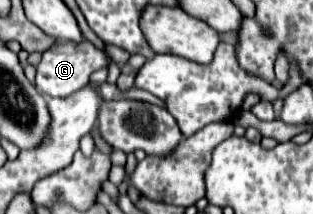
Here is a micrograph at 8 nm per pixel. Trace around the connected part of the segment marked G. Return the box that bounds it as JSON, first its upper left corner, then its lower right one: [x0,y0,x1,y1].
[37,40,111,98]

